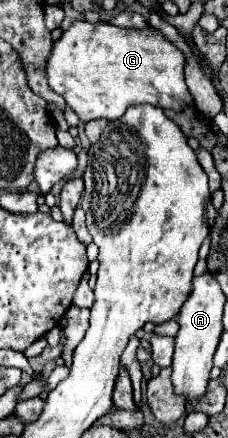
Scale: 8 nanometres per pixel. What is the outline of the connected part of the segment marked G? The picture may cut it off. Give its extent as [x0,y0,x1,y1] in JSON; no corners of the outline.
[46,20,192,122]

